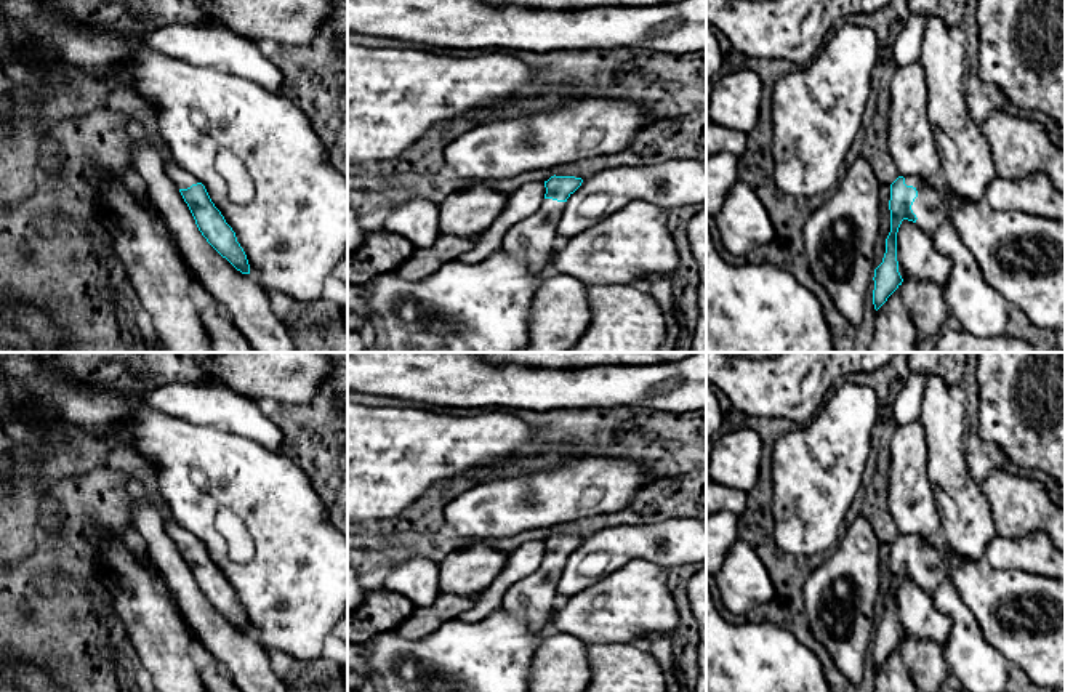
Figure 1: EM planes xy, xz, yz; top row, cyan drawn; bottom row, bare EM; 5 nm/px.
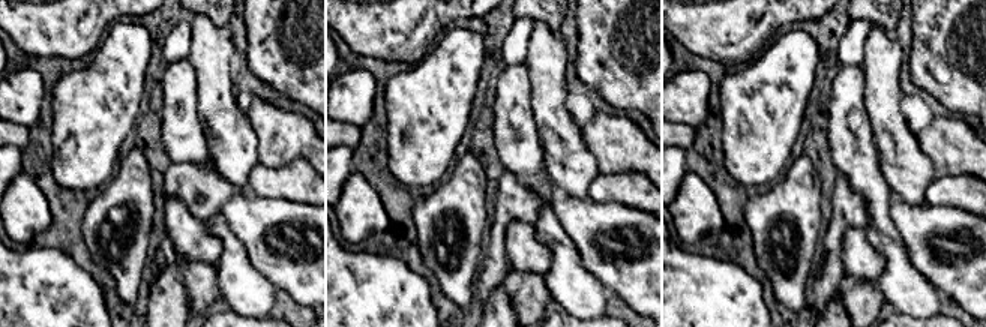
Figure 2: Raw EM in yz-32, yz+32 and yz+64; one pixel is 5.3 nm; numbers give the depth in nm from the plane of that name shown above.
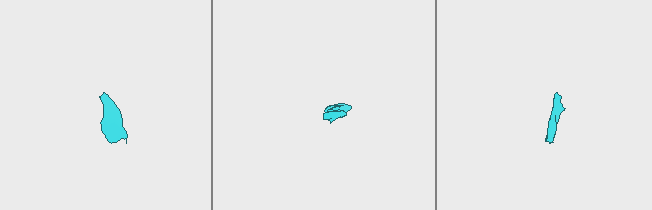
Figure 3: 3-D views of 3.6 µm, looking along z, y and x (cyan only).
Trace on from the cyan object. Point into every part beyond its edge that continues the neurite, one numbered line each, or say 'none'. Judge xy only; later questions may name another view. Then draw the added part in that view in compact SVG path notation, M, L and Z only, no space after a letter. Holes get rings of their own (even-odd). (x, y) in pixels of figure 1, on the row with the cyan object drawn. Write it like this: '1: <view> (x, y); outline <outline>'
1: xy (183, 180); outline M165 162L163 168L178 189L187 189L192 184L199 183L199 179L192 173L176 165L175 162Z

